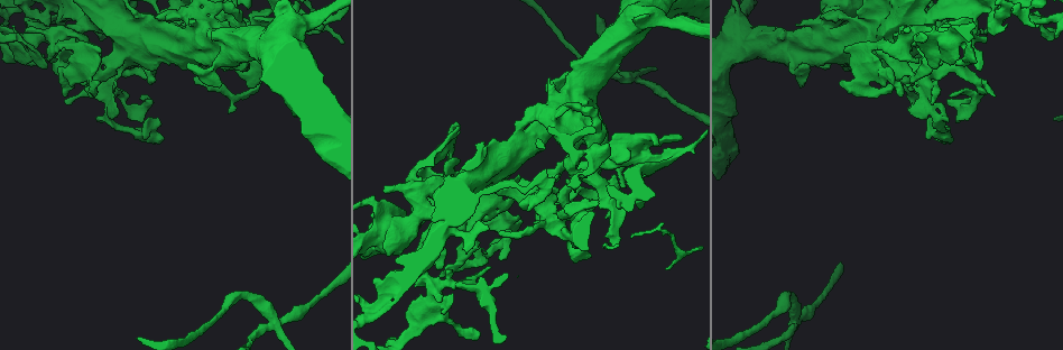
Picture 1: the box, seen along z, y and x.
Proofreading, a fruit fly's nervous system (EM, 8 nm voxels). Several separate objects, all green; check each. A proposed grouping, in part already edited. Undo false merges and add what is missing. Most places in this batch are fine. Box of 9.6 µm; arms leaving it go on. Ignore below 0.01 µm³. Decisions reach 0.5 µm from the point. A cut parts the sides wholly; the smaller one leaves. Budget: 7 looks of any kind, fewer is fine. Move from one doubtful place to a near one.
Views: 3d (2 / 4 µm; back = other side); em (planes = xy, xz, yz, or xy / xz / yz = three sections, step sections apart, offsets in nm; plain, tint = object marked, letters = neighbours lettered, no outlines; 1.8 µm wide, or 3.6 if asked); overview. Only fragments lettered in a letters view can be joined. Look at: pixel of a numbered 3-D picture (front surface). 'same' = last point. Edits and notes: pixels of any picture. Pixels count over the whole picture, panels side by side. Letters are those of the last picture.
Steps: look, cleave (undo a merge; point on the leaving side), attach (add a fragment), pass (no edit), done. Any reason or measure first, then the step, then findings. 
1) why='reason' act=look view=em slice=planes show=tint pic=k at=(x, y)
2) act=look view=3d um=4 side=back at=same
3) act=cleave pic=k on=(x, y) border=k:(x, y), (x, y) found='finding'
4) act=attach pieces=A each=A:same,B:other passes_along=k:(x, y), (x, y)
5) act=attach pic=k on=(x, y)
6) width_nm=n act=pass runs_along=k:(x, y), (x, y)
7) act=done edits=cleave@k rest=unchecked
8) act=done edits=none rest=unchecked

why='calibre changes' act=look view=3d um=2 side=back pic=1 at=(87, 19)

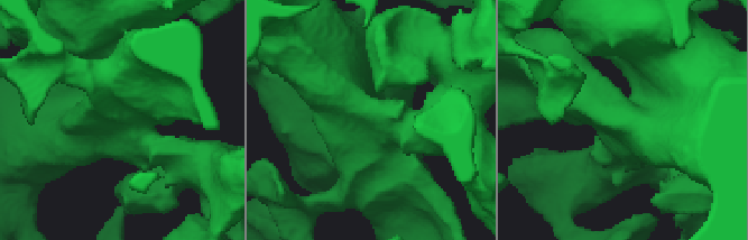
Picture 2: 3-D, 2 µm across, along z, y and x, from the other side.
arms=4 why='need the tissue' act=look view=em slice=planes show=tint pic=2 at=(361, 128)

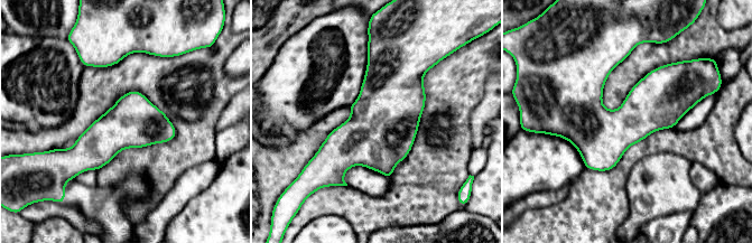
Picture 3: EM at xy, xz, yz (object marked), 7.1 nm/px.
act=look view=em slice=planes show=letters at=same

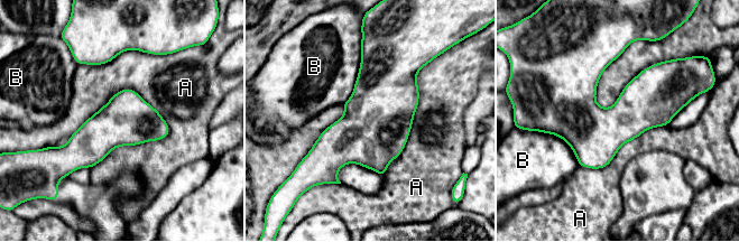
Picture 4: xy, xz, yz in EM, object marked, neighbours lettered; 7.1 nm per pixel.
act=pass each=A:other,B:other found='one cell here'

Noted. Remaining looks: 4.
why='thick turns thin' act=look view=em um=3.6 slice=planes show=tint pic=1 at=(213, 29)

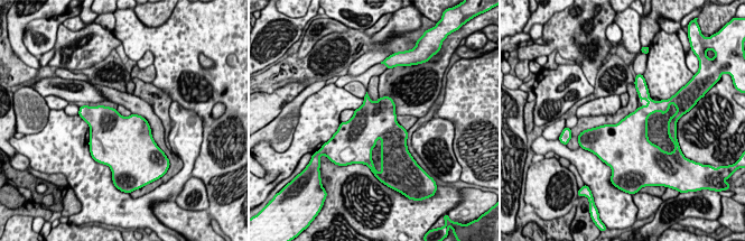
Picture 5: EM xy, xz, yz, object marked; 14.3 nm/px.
why='see the neighbours' act=look view=em um=3.6 slice=planes show=letters at=same

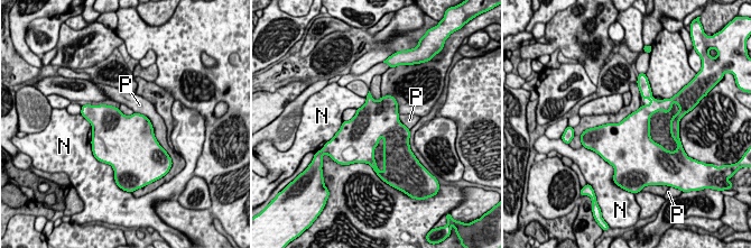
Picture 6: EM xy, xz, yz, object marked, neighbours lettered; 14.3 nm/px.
width_nm=500 act=pass each=N:other,P:other border=6:(135, 111), (150, 121), (159, 144) found='one cell here'

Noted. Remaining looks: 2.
act=done edits=none rest=unchecked

